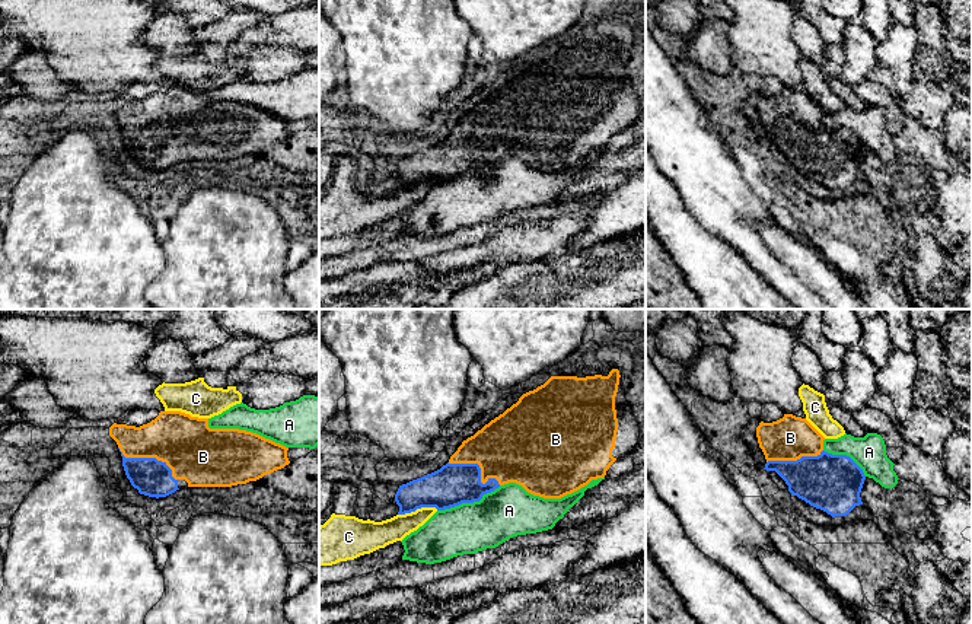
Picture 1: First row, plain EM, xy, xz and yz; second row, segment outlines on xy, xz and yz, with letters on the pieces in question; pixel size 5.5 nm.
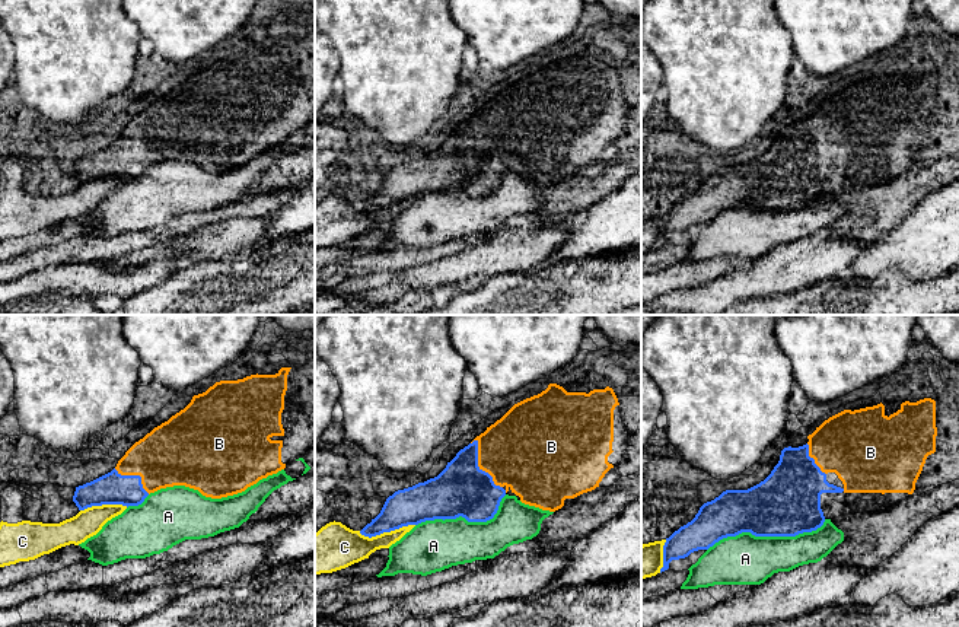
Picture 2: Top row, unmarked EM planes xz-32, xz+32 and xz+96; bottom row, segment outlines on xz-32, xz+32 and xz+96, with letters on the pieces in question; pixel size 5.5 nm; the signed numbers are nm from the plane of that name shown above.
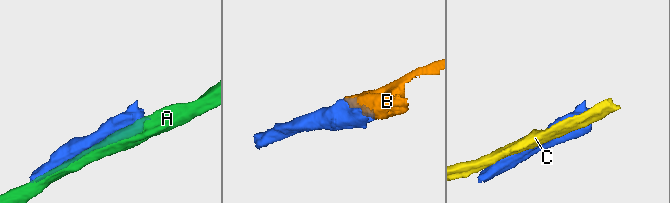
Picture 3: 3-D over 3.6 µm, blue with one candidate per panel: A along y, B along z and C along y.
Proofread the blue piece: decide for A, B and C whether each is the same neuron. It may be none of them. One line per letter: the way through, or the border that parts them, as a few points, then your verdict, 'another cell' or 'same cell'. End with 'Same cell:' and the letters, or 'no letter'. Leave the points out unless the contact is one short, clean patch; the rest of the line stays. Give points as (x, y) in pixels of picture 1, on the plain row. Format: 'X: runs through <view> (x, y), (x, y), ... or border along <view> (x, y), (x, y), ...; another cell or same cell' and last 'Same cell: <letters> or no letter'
A: another cell
B: same cell
C: another cell
Same cell: B

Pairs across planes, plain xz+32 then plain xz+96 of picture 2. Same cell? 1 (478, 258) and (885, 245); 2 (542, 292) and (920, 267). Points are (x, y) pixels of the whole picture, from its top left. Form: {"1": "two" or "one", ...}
{"1": "two", "2": "two"}

